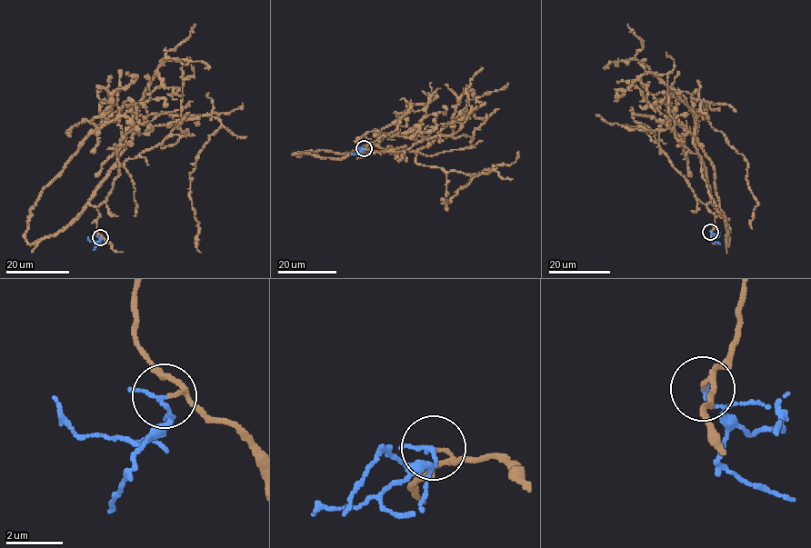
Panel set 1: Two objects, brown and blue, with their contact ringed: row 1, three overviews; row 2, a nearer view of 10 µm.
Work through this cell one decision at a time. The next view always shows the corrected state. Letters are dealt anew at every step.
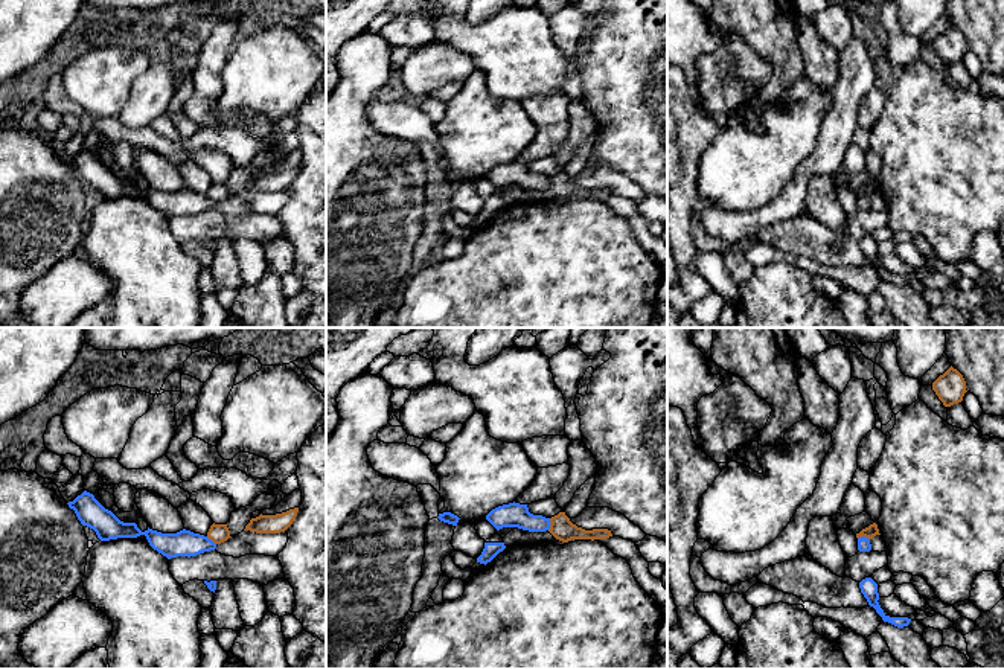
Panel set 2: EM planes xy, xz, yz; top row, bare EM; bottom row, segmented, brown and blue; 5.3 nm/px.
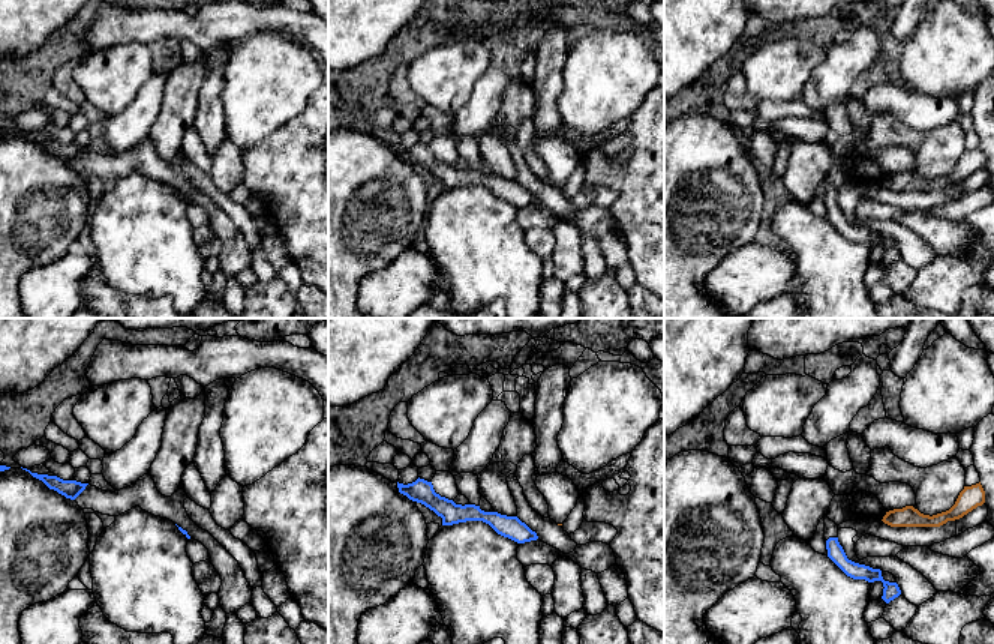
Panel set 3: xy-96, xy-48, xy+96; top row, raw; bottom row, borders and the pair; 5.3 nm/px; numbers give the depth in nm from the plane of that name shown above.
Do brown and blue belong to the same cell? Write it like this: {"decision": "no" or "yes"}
{"decision": "no"}

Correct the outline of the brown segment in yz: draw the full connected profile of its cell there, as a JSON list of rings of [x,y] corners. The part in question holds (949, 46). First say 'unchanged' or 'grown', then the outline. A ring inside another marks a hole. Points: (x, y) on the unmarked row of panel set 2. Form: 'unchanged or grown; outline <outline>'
unchanged; outline [[[952,24],[932,41],[932,49],[945,66],[961,61],[967,50],[963,34]]]

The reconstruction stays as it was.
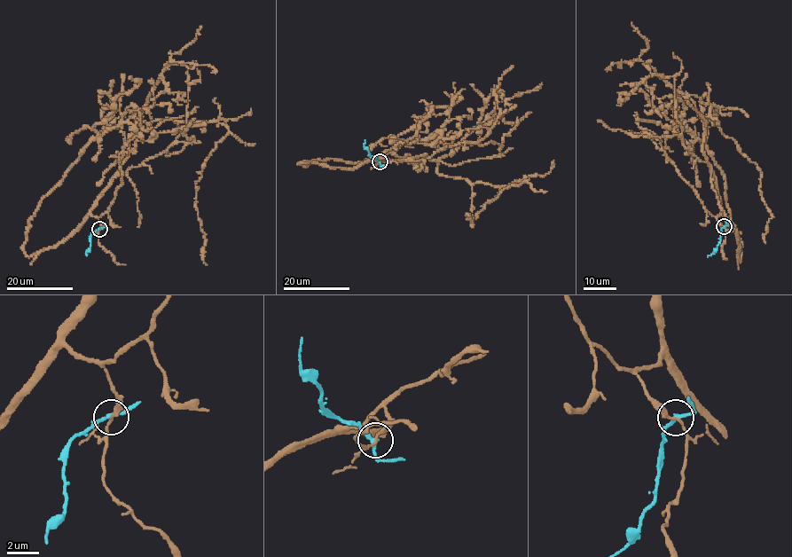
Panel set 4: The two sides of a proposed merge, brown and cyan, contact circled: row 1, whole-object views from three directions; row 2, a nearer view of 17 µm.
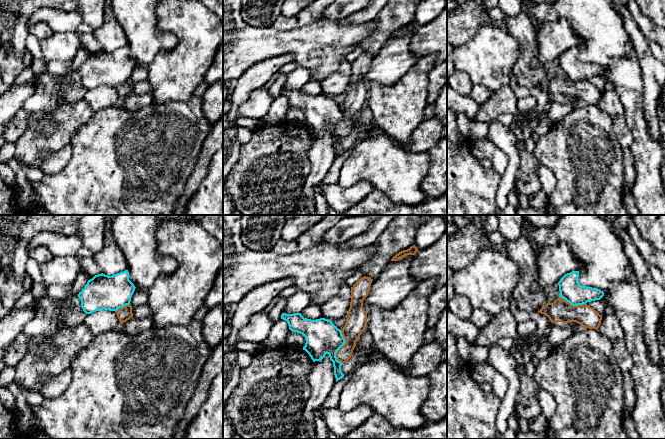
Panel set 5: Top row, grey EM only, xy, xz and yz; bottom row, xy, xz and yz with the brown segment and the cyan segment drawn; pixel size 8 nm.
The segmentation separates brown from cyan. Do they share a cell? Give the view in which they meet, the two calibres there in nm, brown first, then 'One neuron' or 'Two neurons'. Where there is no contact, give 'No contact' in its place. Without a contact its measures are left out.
Touches brown in xz. Thickness 170 nm (brown) against 280 nm. Two neurons

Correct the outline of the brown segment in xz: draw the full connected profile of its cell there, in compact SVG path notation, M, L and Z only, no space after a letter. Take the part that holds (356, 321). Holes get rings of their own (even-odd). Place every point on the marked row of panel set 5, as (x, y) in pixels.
M364 276L351 287L350 308L341 330L346 343L336 353L337 360L341 363L351 358L356 342L366 328L367 312L363 308L363 301L369 294L372 281L370 277Z

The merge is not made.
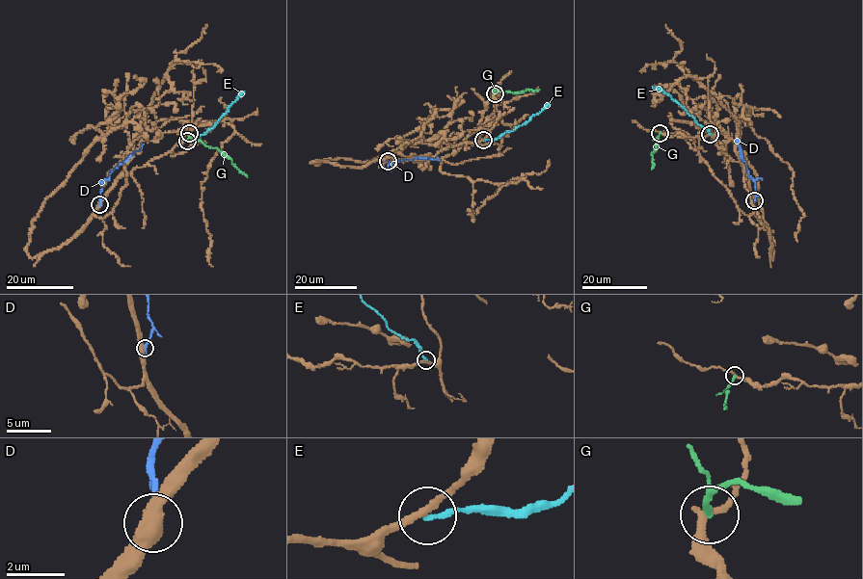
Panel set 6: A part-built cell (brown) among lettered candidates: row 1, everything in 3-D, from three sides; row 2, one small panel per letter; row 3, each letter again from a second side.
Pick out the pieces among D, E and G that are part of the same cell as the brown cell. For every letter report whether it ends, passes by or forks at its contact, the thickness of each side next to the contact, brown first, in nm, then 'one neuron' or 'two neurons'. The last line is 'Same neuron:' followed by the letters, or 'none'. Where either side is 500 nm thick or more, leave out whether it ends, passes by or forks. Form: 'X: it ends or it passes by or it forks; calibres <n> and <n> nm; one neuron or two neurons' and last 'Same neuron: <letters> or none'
D: calibres 500 and 260 nm; two neurons
E: it ends; calibres 240 and 180 nm; two neurons
G: it ends; calibres 240 and 200 nm; two neurons
Same neuron: none

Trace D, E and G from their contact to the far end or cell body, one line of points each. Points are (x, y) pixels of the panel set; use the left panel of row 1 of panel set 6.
D: (99, 203), (102, 183), (120, 163), (139, 151), (141, 144)
E: (186, 142), (213, 127), (243, 92)
G: (189, 133), (192, 139), (219, 149), (248, 176)

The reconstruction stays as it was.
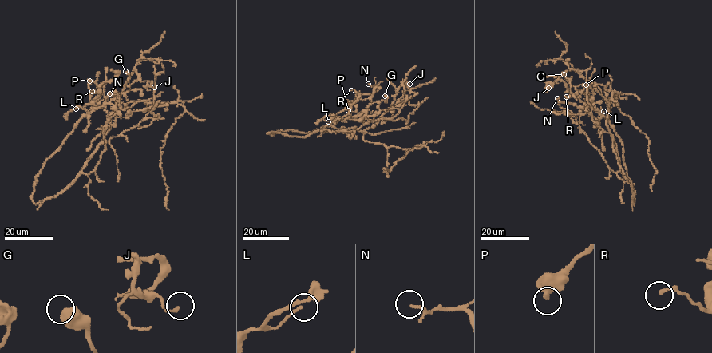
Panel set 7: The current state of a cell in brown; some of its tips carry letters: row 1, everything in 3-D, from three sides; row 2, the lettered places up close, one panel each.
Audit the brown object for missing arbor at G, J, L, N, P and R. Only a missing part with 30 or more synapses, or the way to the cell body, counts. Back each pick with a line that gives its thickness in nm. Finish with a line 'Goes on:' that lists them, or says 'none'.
Goes on: none

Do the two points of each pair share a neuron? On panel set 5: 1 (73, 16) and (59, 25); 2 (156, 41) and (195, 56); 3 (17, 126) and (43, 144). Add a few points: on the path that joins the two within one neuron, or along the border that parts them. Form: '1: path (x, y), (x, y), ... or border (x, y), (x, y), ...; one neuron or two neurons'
1: path (70, 19), (62, 22); one neuron
2: border (173, 33), (176, 44), (160, 51), (153, 60); two neurons
3: border (33, 113), (27, 128), (15, 142); two neurons

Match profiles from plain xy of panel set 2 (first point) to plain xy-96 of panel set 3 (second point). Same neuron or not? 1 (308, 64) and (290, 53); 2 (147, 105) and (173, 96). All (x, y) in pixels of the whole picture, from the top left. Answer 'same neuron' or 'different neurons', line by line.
1: same neuron
2: different neurons

